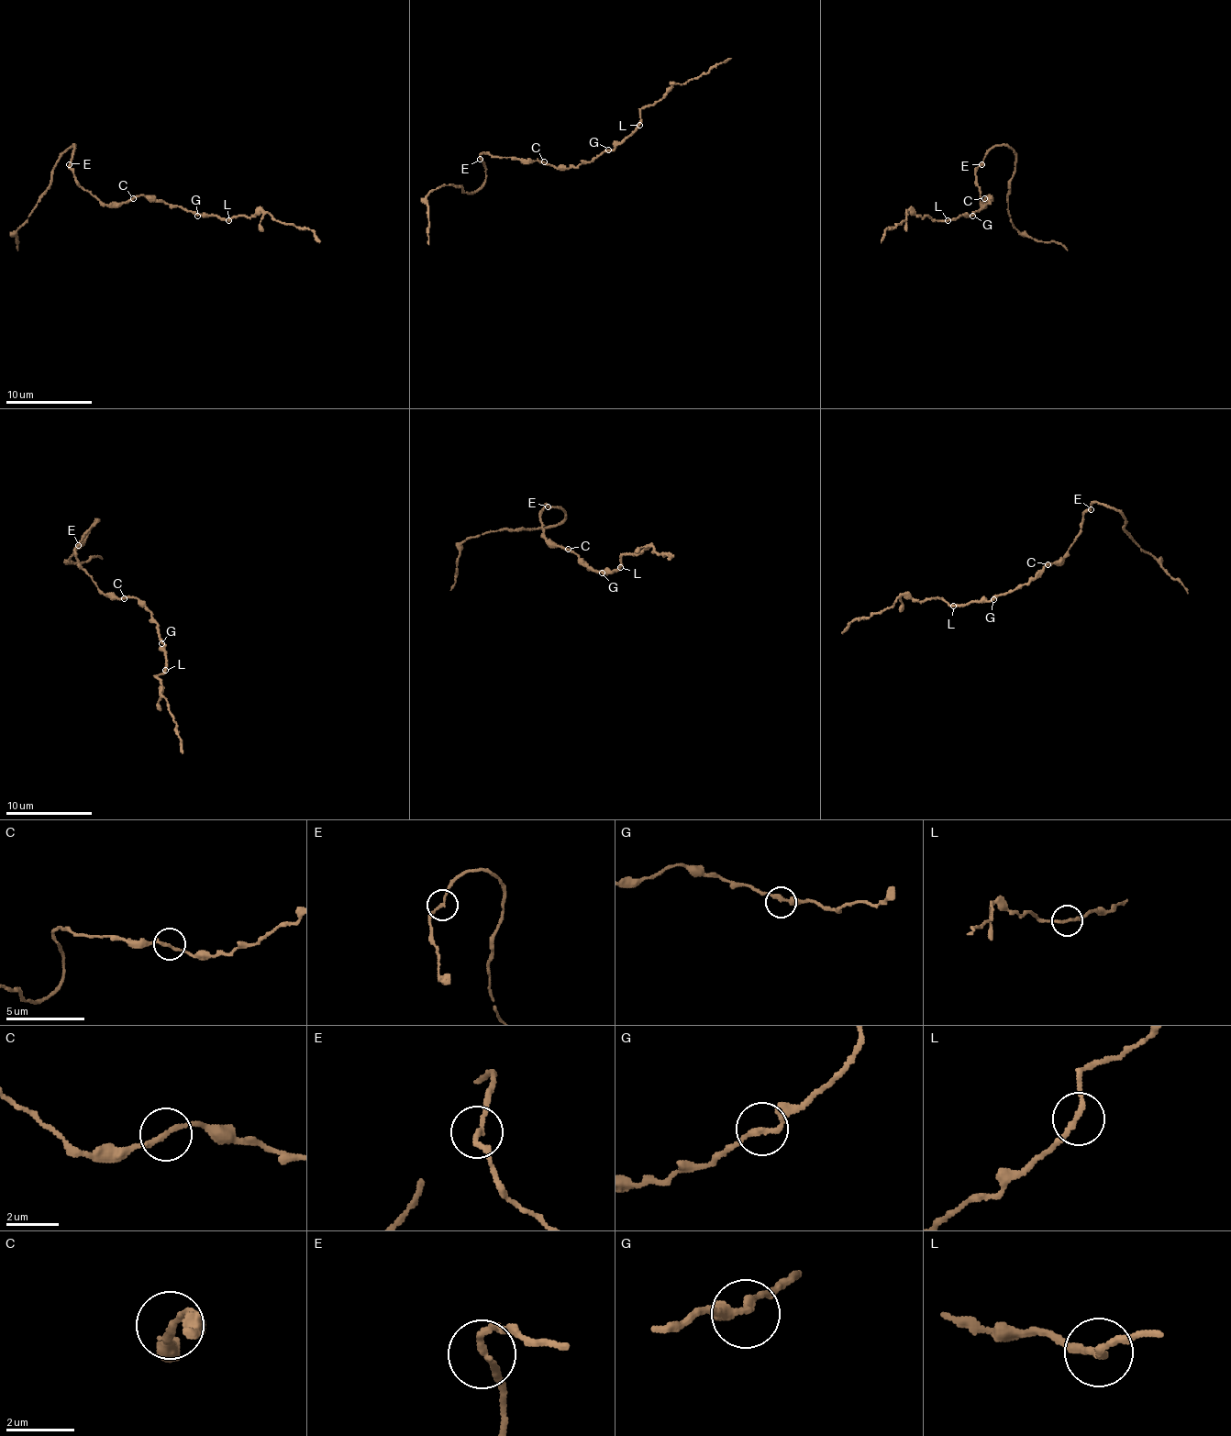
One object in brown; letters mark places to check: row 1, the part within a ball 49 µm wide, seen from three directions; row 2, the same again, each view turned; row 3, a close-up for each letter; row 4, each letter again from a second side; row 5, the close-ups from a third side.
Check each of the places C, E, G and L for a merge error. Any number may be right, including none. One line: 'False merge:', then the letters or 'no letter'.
False merge: L

